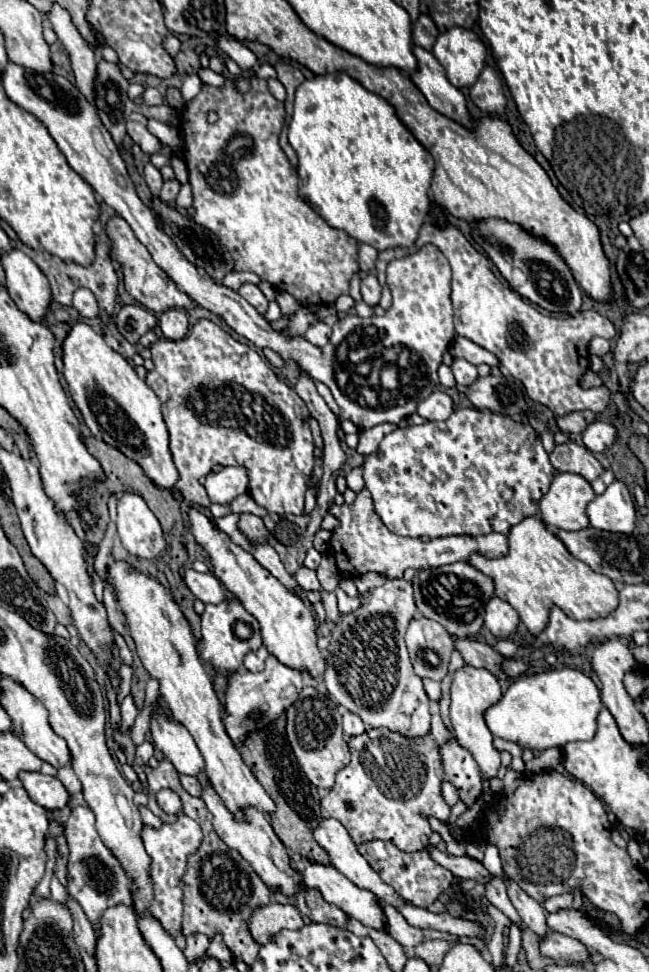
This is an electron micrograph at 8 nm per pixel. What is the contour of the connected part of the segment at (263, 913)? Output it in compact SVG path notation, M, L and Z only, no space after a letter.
M272 902L266 906L258 906L246 924L252 940L258 944L264 944L274 932L280 932L284 928L298 930L302 926L304 922L300 918L300 912L294 906L272 904Z

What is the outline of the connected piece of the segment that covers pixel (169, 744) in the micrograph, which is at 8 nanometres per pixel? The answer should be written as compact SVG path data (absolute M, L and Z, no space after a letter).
M156 700L152 704L152 714L150 714L150 732L154 744L174 764L174 768L180 774L196 776L198 772L204 770L204 760L194 738L170 714L160 712L160 708L162 702Z

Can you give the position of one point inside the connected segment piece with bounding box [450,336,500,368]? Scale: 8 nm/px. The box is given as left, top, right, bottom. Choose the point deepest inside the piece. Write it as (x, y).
(461, 347)

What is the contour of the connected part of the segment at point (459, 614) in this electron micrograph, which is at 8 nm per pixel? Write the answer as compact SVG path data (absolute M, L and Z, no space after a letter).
M454 562L440 568L420 570L412 578L414 600L424 618L436 620L446 628L450 636L456 638L474 638L484 624L486 600L494 596L494 584L488 576L472 568L468 562Z

